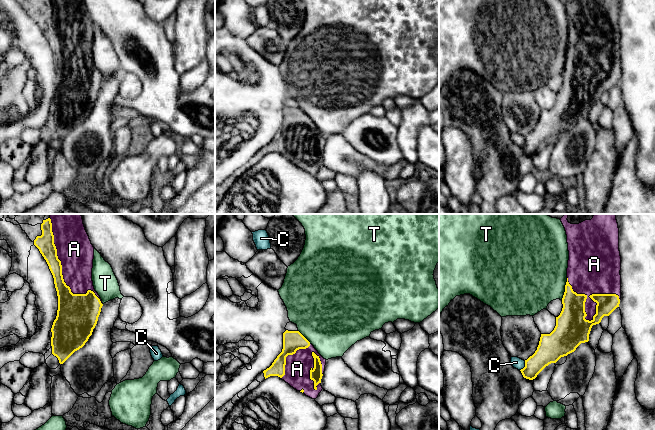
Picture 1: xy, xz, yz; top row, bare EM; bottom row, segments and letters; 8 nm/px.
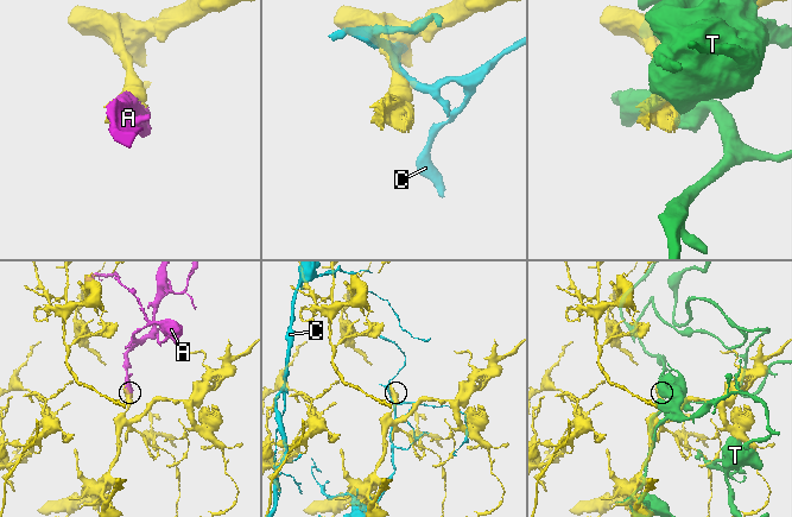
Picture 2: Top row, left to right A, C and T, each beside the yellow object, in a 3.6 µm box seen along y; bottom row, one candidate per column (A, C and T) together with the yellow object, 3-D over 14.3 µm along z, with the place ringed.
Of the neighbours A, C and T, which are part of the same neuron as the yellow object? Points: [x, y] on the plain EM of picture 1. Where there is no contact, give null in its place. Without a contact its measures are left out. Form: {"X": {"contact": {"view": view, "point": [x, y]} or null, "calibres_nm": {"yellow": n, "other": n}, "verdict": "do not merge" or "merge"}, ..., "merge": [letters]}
{"A": {"contact": {"view": "yz", "point": [591, 71]}, "calibres_nm": {"yellow": 200, "other": 420}, "verdict": "merge"}, "C": {"contact": {"view": "yz", "point": [525, 142]}, "calibres_nm": {"yellow": 200, "other": 90}, "verdict": "do not merge"}, "T": {"contact": {"view": "yz", "point": [565, 65]}, "calibres_nm": {"yellow": 200, "other": 460}, "verdict": "do not merge"}, "merge": ["A"]}

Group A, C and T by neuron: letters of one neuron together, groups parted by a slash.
A / C / T

